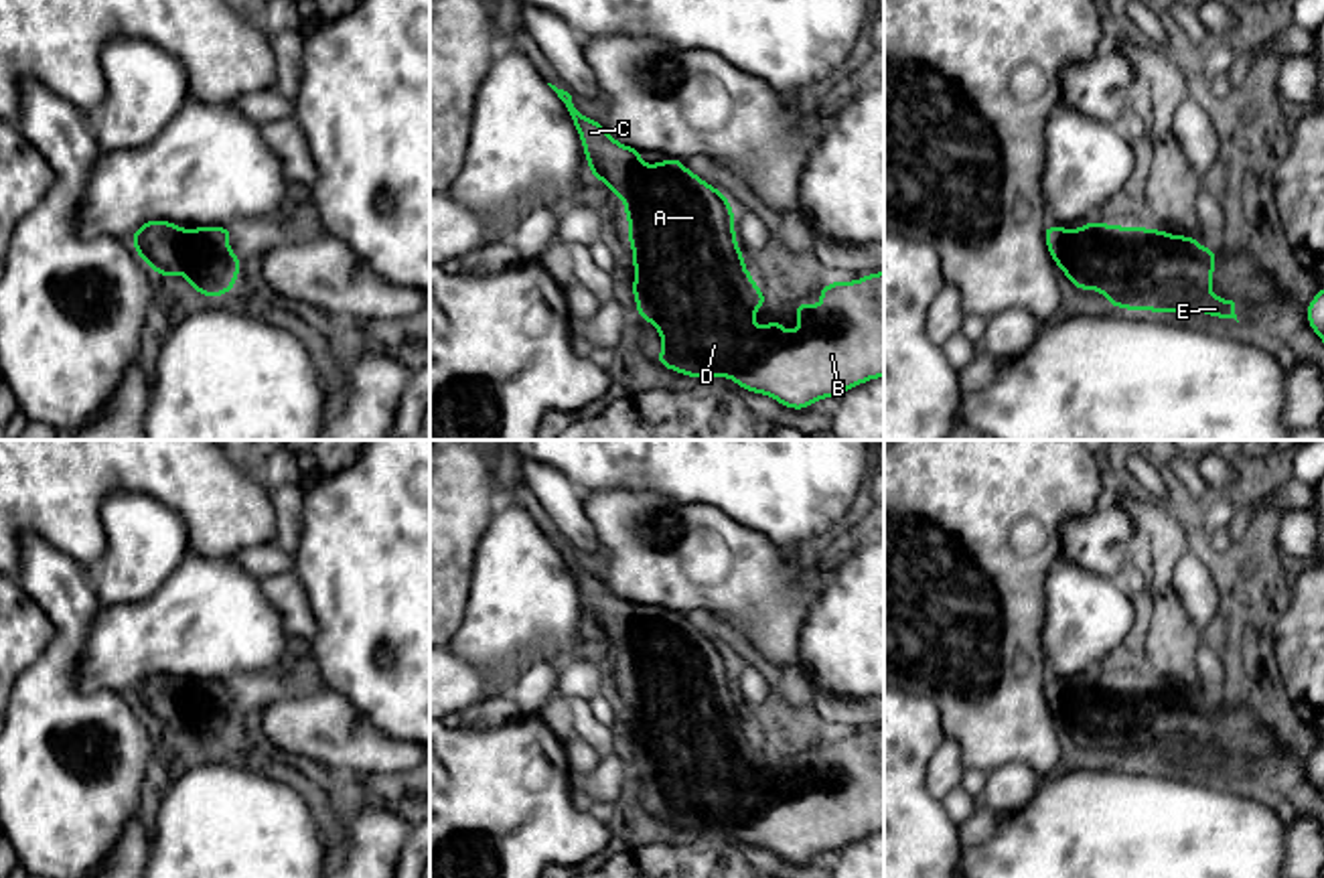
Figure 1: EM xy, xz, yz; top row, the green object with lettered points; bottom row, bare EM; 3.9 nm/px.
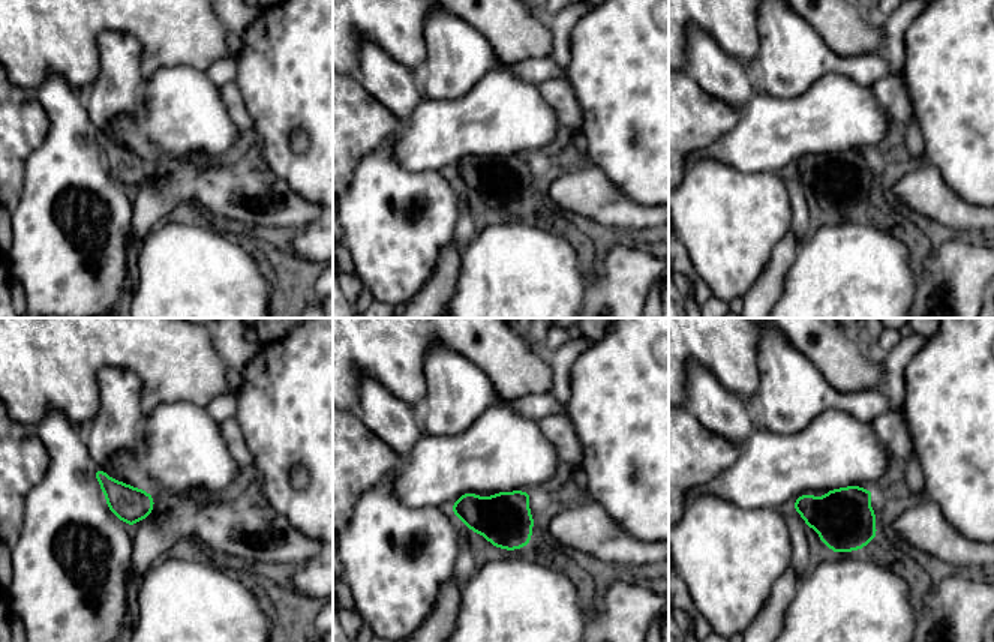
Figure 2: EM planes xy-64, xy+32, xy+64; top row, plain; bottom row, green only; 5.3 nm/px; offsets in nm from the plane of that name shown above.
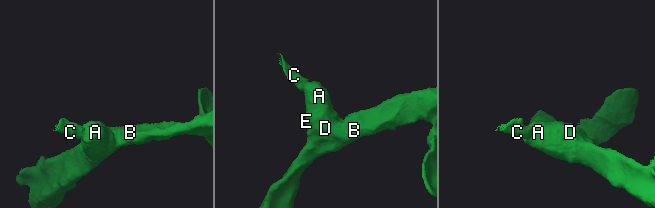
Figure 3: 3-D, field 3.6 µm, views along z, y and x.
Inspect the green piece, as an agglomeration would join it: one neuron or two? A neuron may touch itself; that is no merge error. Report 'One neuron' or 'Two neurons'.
One neuron

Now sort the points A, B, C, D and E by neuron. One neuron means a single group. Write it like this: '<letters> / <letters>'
A B C D E

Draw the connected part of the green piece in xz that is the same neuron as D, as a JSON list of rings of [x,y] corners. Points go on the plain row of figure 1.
[[[547,539],[564,556],[580,588],[590,629],[627,657],[629,700],[637,726],[633,752],[639,773],[649,775],[661,789],[661,821],[687,831],[730,831],[740,844],[768,850],[791,864],[807,864],[817,854],[837,852],[884,831],[884,726],[854,736],[833,734],[819,742],[825,762],[813,756],[795,758],[795,787],[779,775],[756,781],[752,773],[768,754],[744,720],[730,655],[679,612],[643,618],[641,604],[616,596],[602,576],[592,576],[576,564],[568,545]]]

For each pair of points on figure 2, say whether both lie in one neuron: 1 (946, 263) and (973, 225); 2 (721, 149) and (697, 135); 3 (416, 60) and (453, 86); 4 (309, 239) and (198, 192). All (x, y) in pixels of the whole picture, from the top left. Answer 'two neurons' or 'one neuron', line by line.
1: two neurons
2: two neurons
3: two neurons
4: two neurons

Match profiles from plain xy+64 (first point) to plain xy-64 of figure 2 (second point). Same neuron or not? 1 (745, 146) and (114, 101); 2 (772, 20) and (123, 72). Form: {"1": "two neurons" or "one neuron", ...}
{"1": "two neurons", "2": "one neuron"}

